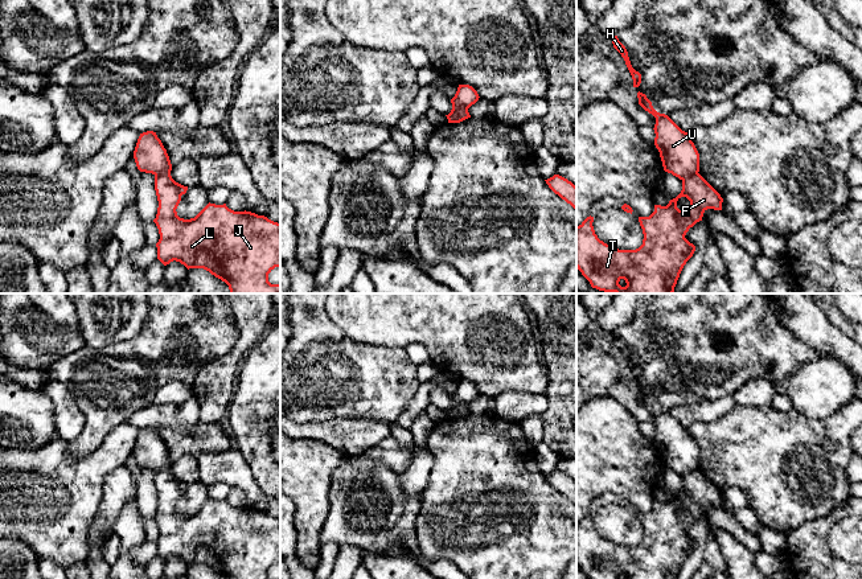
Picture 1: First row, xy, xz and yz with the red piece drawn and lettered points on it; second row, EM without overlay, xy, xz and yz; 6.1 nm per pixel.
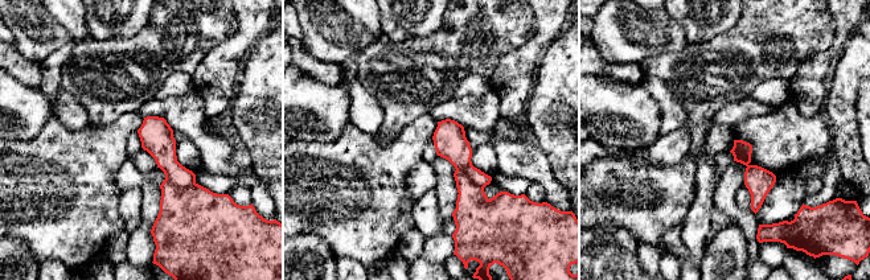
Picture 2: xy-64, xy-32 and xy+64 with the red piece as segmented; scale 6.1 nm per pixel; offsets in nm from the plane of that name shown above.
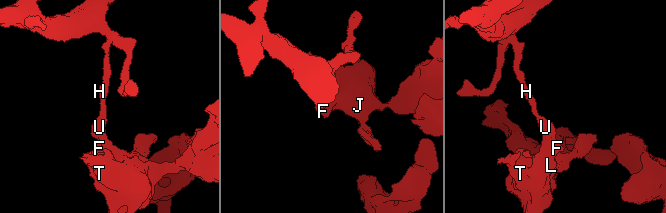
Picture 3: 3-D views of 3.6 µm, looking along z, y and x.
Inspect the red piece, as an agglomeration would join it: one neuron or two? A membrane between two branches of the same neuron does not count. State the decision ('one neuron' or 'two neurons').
two neurons

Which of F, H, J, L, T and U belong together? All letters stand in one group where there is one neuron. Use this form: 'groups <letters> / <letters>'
groups F J L T / H U

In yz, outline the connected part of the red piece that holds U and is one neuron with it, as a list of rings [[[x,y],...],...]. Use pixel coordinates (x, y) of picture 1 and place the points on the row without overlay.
[[[637,389],[639,401],[656,414],[654,442],[664,467],[684,476],[699,468],[699,449],[689,434],[668,411],[657,408],[645,390]]]

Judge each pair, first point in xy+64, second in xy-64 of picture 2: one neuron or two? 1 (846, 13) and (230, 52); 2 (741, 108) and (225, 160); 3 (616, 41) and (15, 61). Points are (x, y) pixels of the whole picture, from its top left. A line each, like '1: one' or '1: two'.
1: one
2: one
3: two

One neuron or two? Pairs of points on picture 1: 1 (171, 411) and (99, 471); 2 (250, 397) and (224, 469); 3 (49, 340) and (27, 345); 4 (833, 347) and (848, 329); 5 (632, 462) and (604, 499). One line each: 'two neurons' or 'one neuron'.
1: two neurons
2: two neurons
3: one neuron
4: two neurons
5: two neurons

